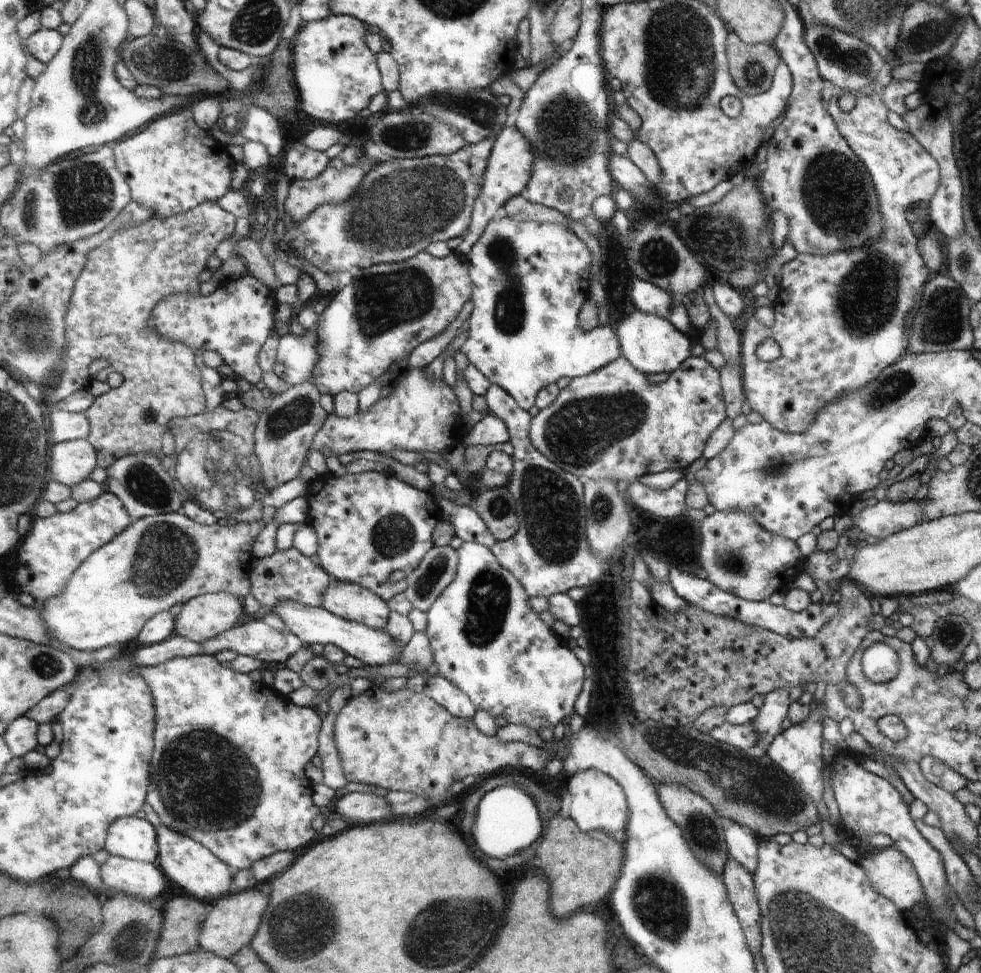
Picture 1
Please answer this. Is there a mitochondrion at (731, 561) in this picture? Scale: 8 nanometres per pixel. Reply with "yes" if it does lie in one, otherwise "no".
yes

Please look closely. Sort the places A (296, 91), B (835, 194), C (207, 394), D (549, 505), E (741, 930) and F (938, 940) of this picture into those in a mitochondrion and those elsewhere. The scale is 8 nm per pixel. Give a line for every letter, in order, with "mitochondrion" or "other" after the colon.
A: other
B: mitochondrion
C: other
D: mitochondrion
E: other
F: other

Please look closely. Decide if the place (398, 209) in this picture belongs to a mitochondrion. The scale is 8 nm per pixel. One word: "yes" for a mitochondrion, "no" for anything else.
yes

